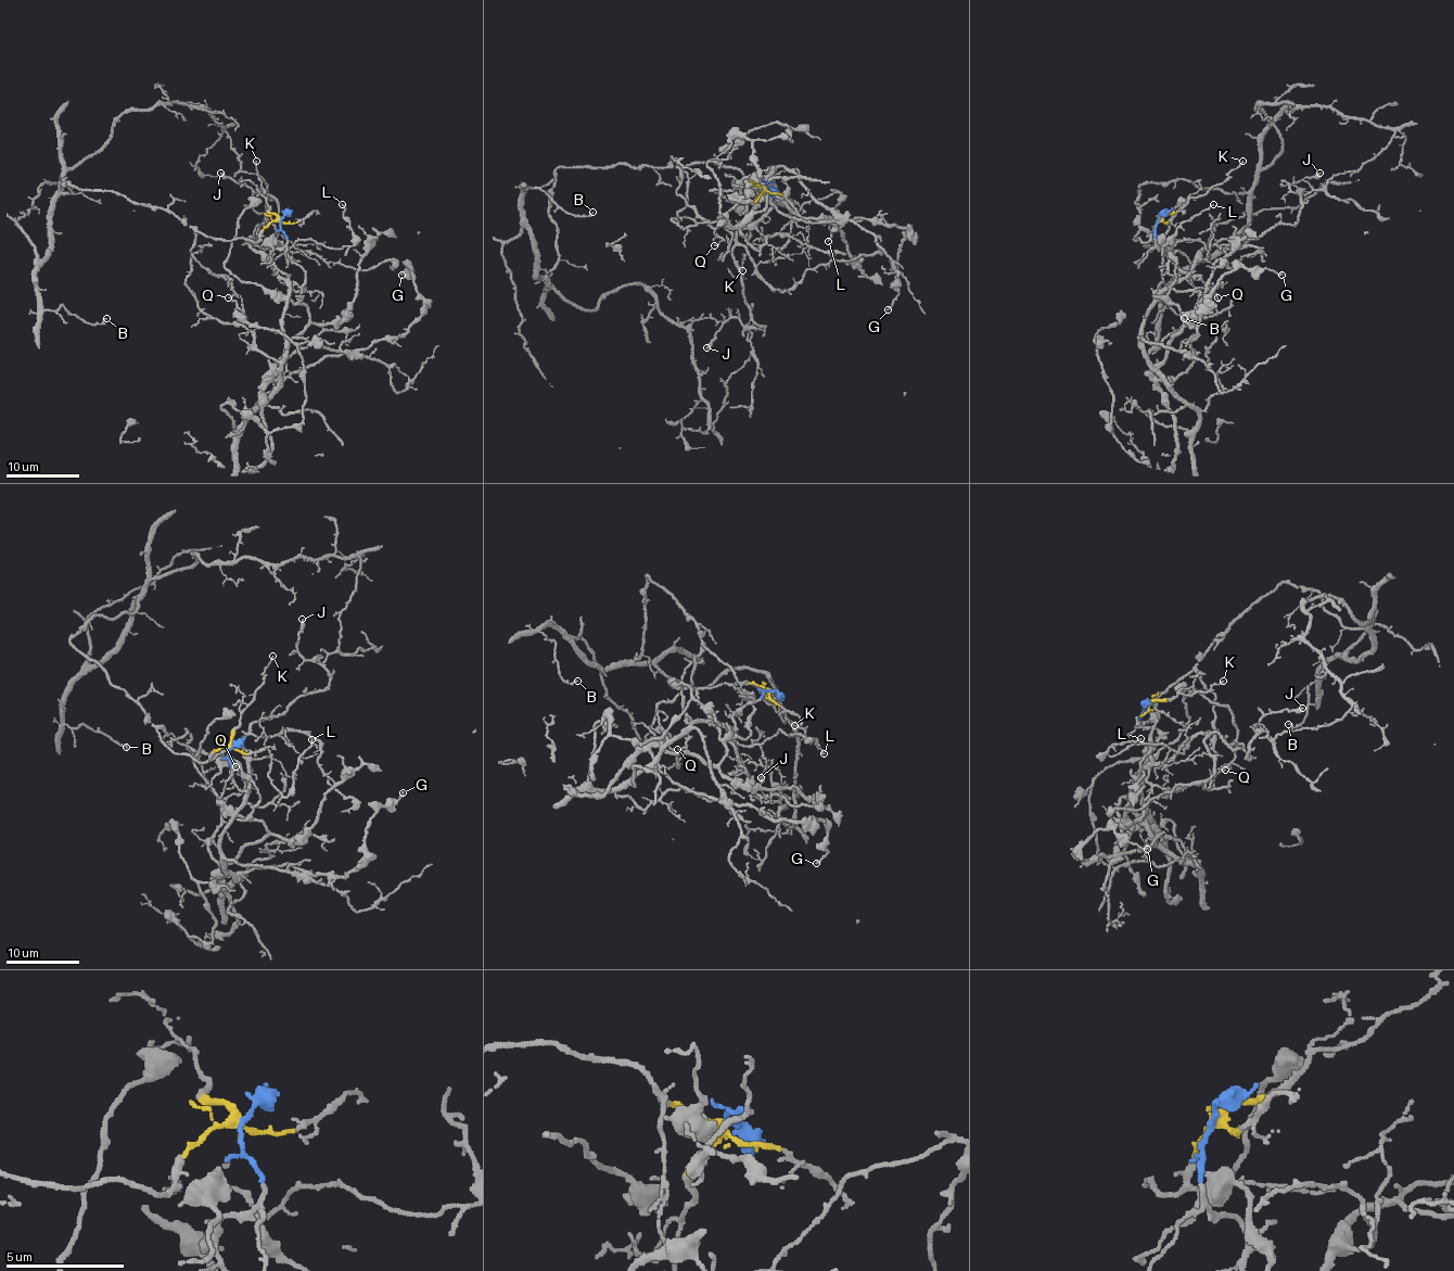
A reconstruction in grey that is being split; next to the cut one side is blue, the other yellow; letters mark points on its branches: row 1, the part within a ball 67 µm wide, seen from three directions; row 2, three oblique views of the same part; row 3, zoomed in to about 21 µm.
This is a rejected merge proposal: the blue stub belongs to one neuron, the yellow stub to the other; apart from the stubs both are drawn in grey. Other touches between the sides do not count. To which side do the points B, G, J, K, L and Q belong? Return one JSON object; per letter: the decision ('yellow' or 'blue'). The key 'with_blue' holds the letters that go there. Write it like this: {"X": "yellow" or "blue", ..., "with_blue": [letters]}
{"B": "yellow", "G": "blue", "J": "blue", "K": "yellow", "L": "blue", "Q": "yellow", "with_blue": ["G", "J", "L"]}

